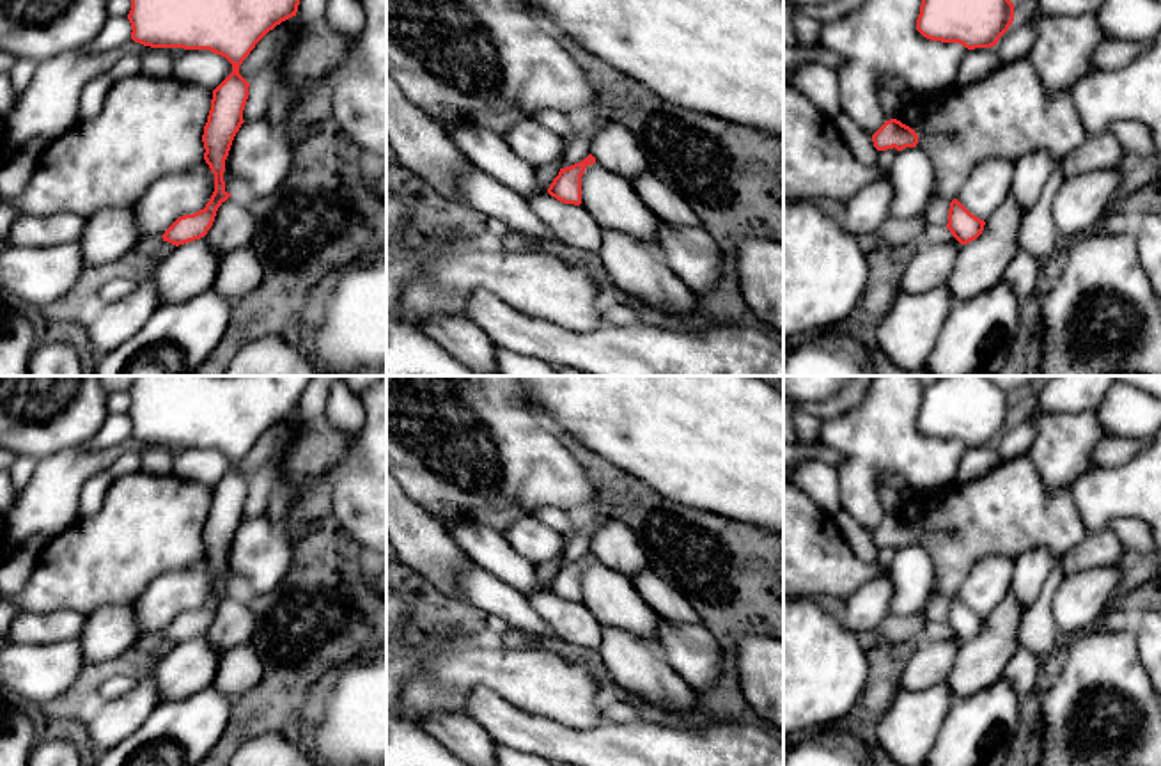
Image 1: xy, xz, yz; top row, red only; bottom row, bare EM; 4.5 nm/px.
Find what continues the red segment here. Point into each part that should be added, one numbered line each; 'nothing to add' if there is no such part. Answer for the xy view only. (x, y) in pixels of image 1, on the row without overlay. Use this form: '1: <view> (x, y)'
nothing to add

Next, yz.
nothing to add

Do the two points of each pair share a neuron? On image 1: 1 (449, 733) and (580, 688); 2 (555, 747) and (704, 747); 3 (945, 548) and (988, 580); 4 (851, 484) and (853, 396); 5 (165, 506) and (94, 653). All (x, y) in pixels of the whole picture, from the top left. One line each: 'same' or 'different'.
1: different
2: same
3: different
4: different
5: different

